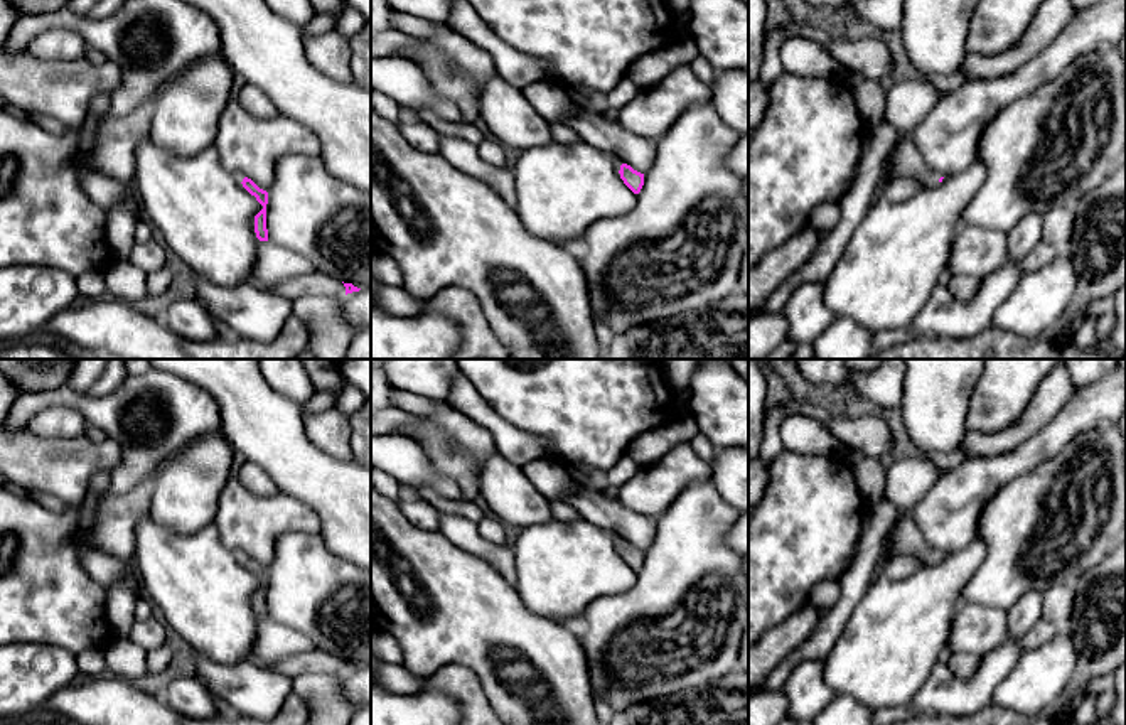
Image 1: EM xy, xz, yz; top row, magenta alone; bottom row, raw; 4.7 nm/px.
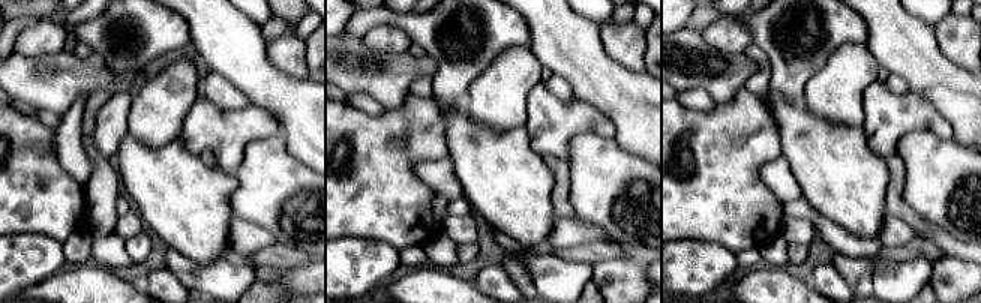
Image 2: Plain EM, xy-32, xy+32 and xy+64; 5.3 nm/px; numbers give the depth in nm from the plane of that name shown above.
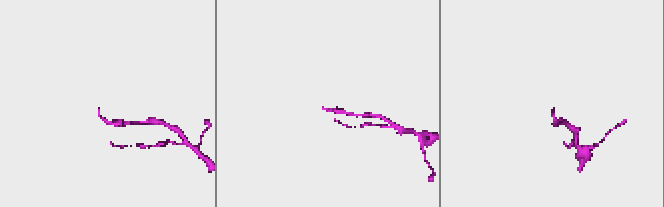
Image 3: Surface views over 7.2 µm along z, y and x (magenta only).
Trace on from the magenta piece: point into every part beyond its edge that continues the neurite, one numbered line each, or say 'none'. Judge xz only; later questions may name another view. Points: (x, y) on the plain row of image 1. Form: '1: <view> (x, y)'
none

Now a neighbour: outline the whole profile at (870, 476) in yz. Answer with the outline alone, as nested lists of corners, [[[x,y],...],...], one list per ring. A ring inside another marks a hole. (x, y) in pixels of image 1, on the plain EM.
[[[848,450],[846,459],[853,467],[856,487],[861,497],[868,504],[885,497],[885,465],[858,450]]]

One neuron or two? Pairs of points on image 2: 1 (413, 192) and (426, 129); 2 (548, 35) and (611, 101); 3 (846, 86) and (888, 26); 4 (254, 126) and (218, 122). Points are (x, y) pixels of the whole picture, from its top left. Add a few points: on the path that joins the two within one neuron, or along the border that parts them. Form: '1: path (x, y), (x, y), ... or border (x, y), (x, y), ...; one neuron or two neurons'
1: path (405, 177), (405, 150), (411, 144); one neuron
2: path (564, 51), (597, 84); one neuron
3: border (866, 42), (872, 56), (882, 68); two neurons
4: path (245, 126), (227, 126); one neuron

